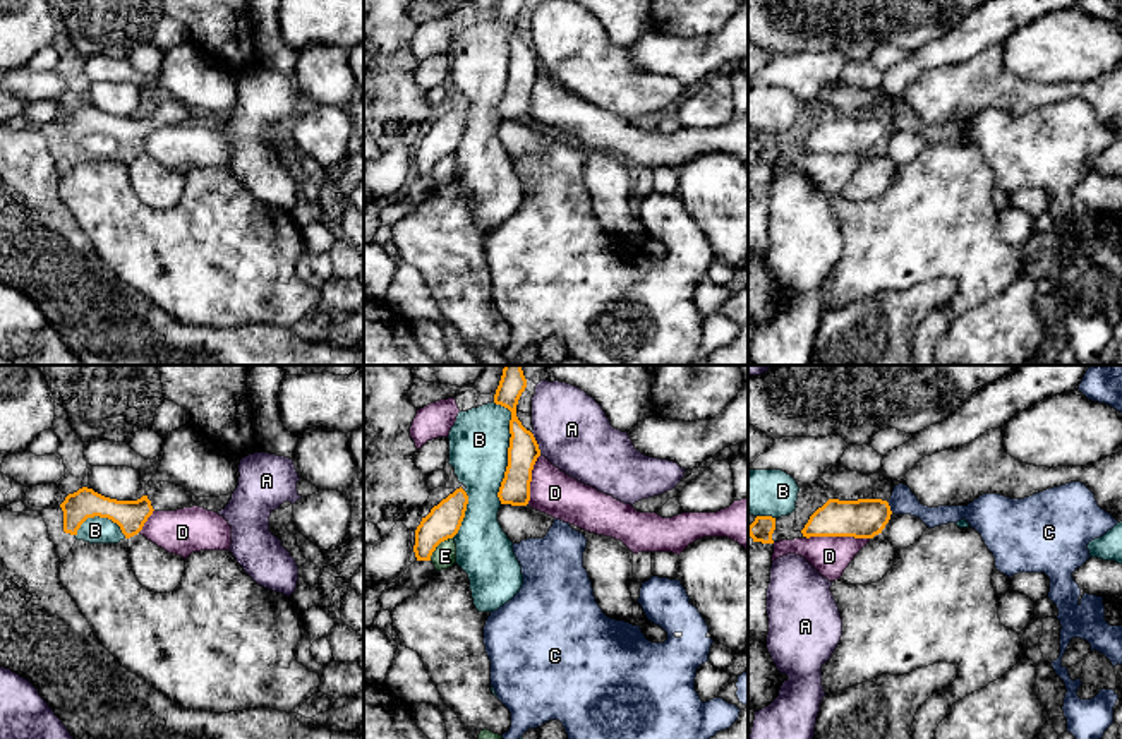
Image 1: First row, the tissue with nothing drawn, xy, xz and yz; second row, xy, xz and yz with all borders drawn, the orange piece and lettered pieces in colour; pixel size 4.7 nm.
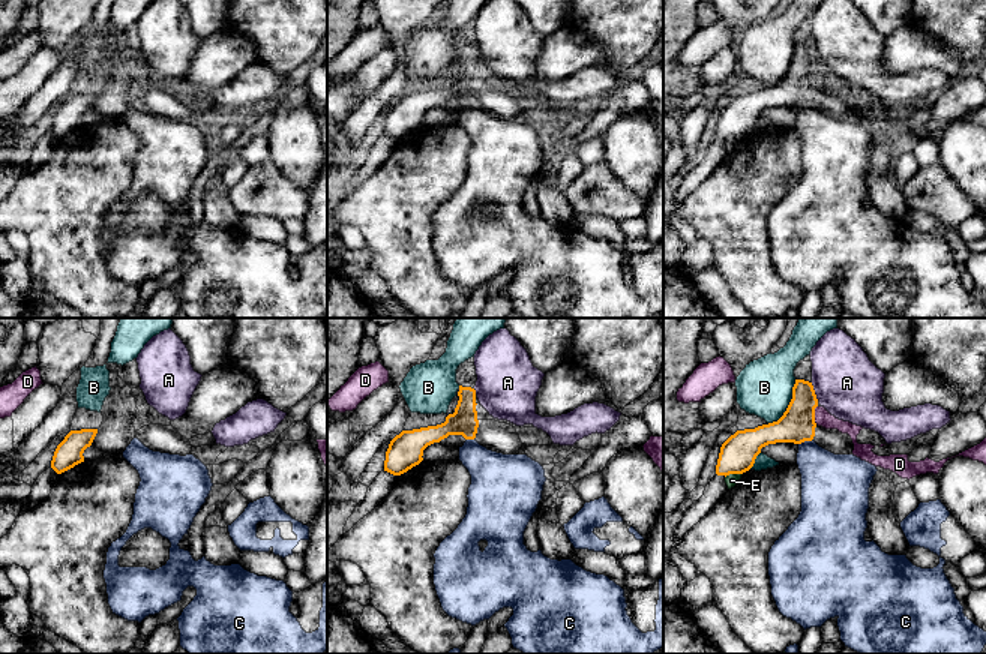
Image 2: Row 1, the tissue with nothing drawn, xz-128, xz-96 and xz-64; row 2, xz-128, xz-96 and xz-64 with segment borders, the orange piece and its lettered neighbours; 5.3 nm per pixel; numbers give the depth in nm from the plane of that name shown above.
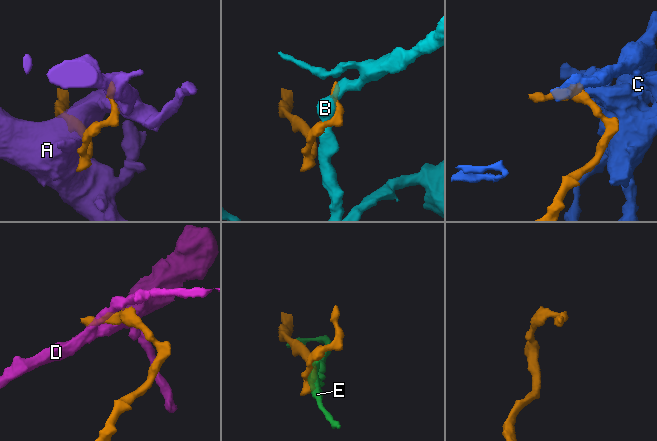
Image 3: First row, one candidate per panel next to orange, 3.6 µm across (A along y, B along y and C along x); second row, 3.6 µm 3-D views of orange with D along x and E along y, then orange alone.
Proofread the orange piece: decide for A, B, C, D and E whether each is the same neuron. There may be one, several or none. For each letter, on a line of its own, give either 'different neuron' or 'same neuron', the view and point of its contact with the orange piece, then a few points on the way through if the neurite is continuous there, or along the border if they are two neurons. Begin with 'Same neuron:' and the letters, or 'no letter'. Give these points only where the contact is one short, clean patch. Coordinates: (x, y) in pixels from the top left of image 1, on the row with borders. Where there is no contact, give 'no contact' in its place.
Same neuron: no letter
A: different neuron | xz (536, 443)
B: different neuron | xz (508, 450)
C: different neuron | yz (889, 508) | along yz (887, 503), (892, 511)
D: different neuron | yz (838, 535)
E: different neuron | xz (438, 544)

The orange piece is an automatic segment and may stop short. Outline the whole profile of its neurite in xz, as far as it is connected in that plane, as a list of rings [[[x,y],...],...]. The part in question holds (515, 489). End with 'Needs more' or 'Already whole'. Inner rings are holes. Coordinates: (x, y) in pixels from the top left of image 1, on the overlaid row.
[[[504,365],[494,403],[511,412],[508,466],[498,497],[501,504],[527,506],[530,501],[532,470],[540,456],[539,444],[516,417],[516,405],[527,388],[522,365]]]. Already whole

